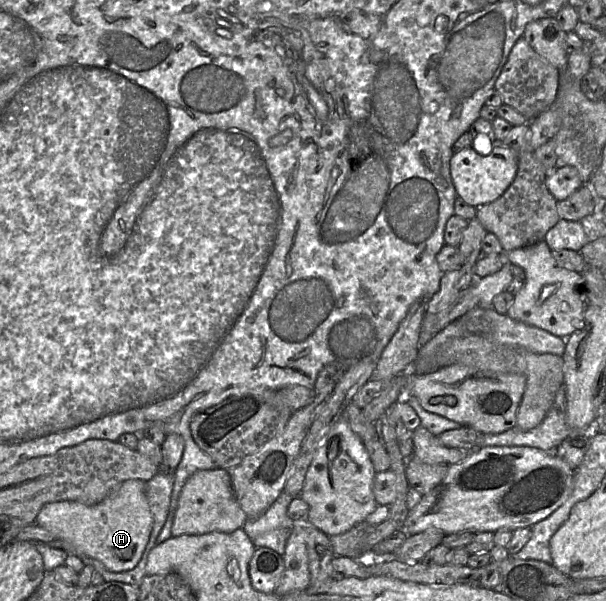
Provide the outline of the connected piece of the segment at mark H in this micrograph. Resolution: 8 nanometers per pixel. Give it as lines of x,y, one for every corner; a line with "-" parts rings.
126,480
104,500
94,505
75,501
47,503
39,511
35,523
51,532
68,554
97,559
113,572
131,570
139,563
153,526
146,482

